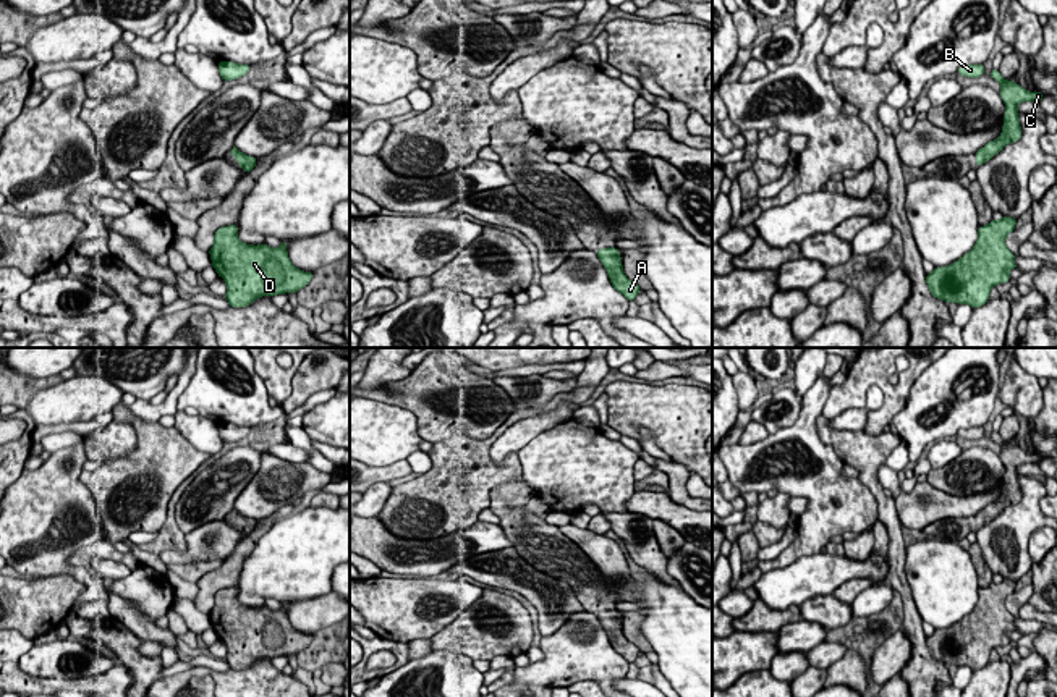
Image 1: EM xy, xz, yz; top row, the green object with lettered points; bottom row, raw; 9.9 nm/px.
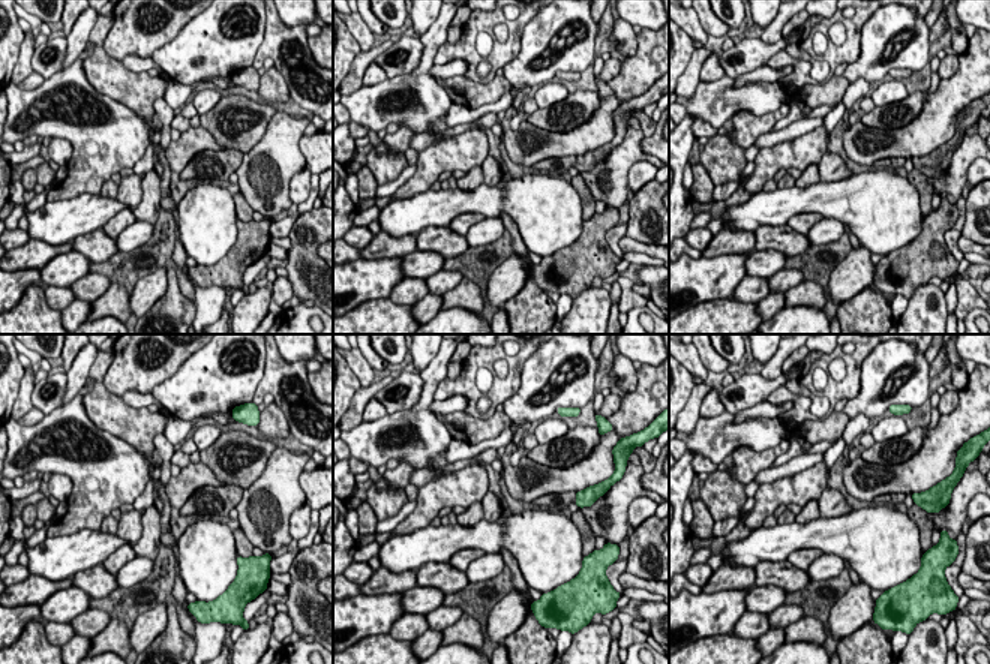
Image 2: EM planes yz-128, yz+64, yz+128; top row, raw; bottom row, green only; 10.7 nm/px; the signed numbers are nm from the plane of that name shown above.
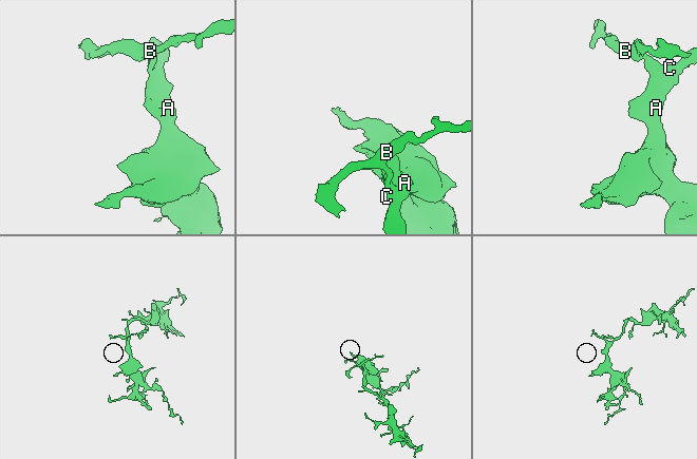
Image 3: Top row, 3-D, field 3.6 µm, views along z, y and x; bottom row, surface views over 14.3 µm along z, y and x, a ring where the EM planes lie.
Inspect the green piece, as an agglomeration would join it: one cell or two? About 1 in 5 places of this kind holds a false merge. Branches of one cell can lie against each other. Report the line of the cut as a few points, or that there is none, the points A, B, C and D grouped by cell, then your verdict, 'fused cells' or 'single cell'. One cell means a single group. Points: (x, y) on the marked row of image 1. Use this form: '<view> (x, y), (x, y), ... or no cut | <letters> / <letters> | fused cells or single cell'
no cut | A B C D | single cell

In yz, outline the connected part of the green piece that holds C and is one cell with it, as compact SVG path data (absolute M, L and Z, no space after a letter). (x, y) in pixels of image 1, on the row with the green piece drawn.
M992 68L991 71L992 79L1002 84L1000 97L1007 105L1005 115L1004 115L1004 128L1002 134L992 141L987 142L983 149L979 149L976 155L976 165L981 167L984 162L991 160L995 154L1000 152L1002 147L1007 144L1017 142L1021 137L1021 128L1018 120L1018 108L1017 105L1020 102L1041 102L1044 95L1038 91L1028 92L1020 84L1015 84L1012 79L1005 81L1002 74Z

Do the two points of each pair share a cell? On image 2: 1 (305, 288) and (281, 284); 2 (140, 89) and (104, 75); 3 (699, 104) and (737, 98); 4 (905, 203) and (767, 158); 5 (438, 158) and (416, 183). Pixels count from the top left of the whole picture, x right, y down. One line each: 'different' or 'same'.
1: different
2: same
3: same
4: different
5: same

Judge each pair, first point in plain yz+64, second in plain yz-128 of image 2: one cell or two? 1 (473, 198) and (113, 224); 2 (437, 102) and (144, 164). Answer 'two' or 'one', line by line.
1: two
2: two

